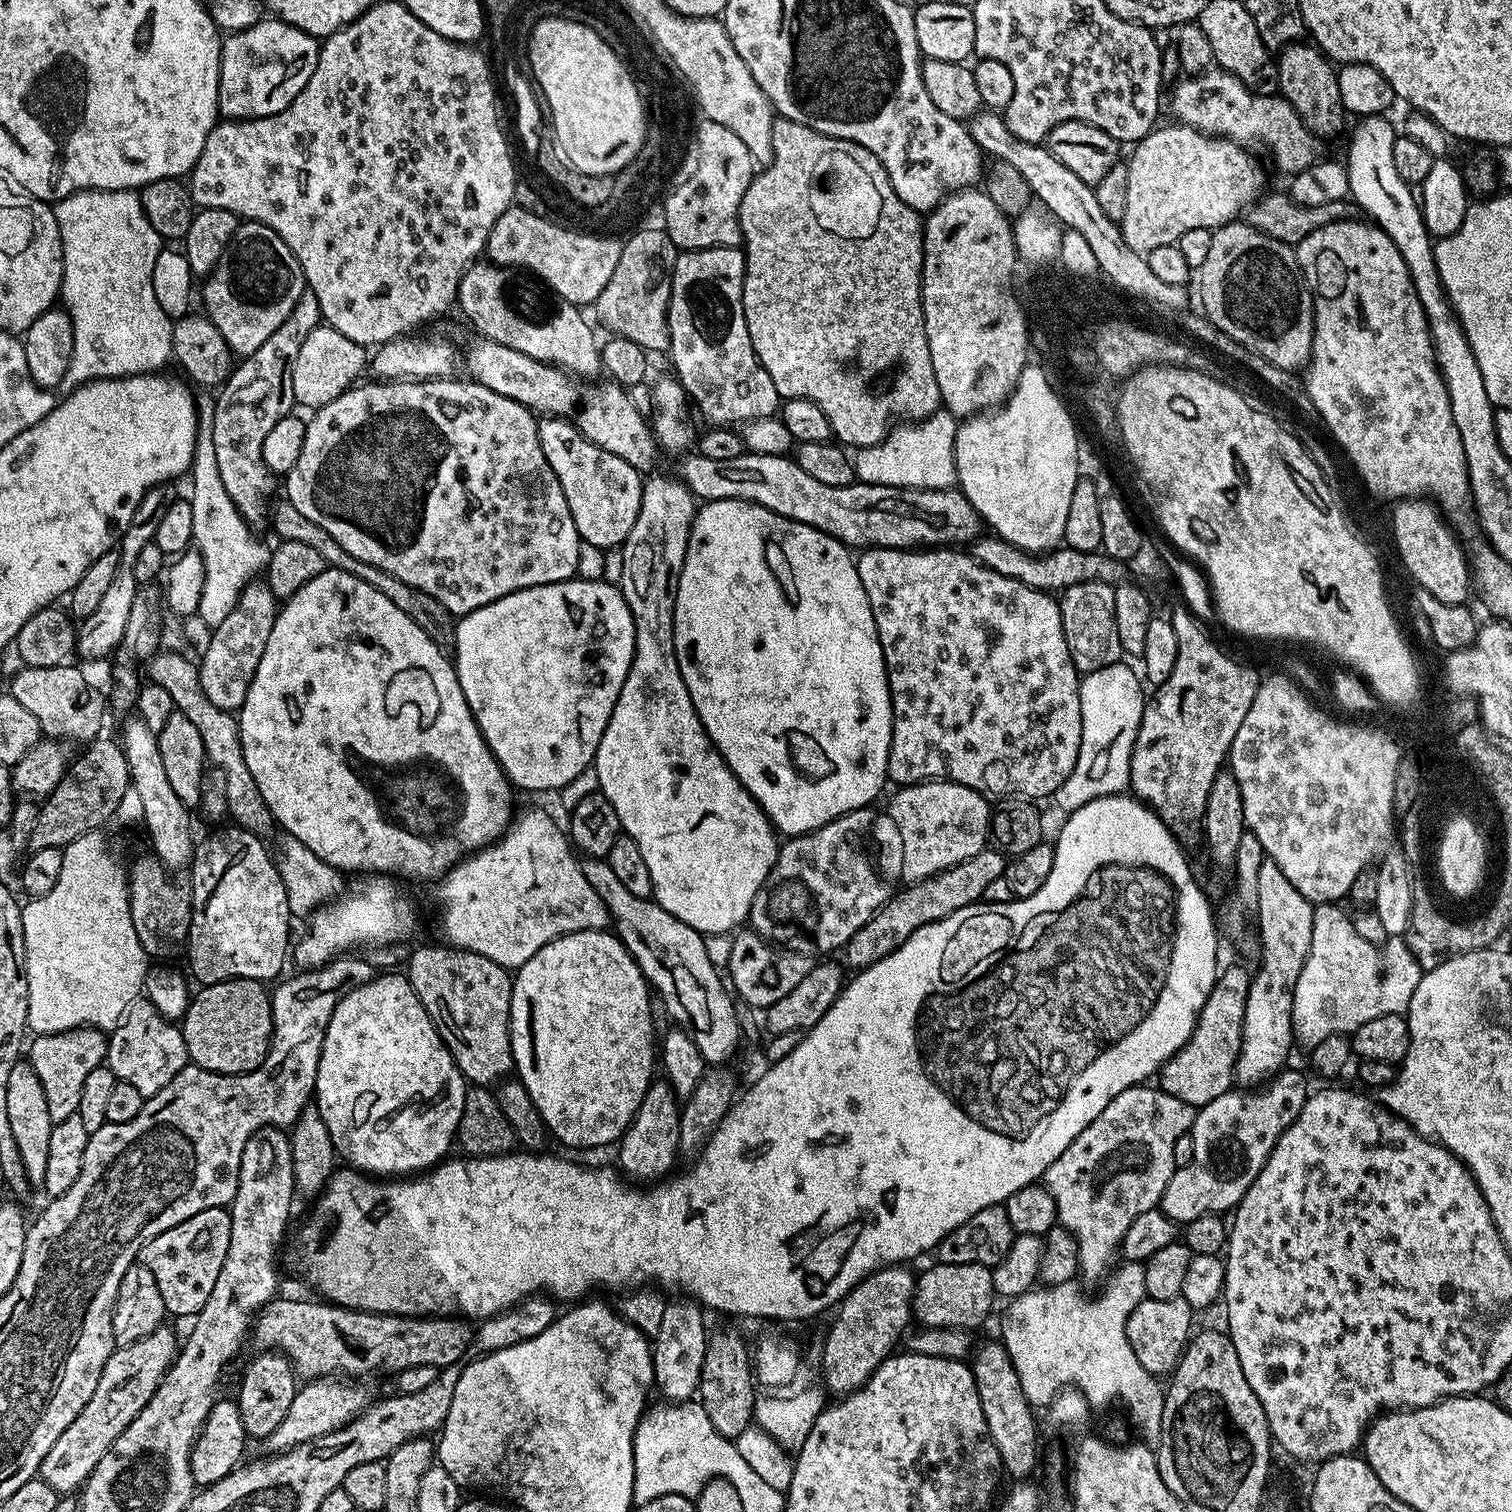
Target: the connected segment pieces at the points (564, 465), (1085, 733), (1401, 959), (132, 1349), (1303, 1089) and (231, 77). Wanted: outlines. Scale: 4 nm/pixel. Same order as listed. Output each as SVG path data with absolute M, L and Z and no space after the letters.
M544 418L539 421L539 426L538 442L542 442L542 454L546 454L546 462L550 462L550 470L554 470L562 486L562 494L566 494L566 506L570 506L570 514L581 541L605 550L620 548L627 541L630 530L634 530L634 522L638 522L644 489L642 473L630 466L630 462L618 458L618 454L610 454L587 440L571 419Z
M1119 662L1104 666L1085 675L1080 681L1080 705L1082 706L1082 746L1078 750L1078 762L1074 762L1074 770L1066 782L1054 794L1054 801L1064 814L1086 806L1086 802L1097 800L1103 796L1119 796L1130 788L1130 758L1132 747L1136 741L1136 731L1146 707L1144 692L1140 689L1141 677L1131 668L1128 662Z
M1317 903L1313 907L1314 934L1310 938L1310 954L1306 954L1306 962L1302 966L1302 974L1298 974L1298 982L1292 995L1292 1031L1295 1039L1311 1050L1322 1038L1351 1034L1370 1022L1373 1018L1382 1018L1382 1014L1404 1014L1410 1006L1410 998L1414 998L1414 990L1418 986L1422 969L1419 962L1410 954L1403 939L1389 939L1382 950L1366 942L1358 930L1354 930L1352 916L1344 913L1336 904Z
M161 1326L153 1330L146 1338L133 1344L117 1347L110 1354L106 1366L102 1366L102 1378L98 1378L98 1386L94 1394L90 1394L90 1402L62 1430L58 1442L50 1446L50 1454L42 1462L38 1473L39 1479L45 1480L54 1490L61 1494L72 1494L83 1489L88 1476L98 1466L98 1462L114 1446L114 1442L138 1418L138 1414L150 1402L156 1392L160 1379L172 1367L176 1359L178 1339L168 1326Z
M1288 1071L1277 1072L1259 1090L1230 1090L1214 1102L1199 1105L1191 1131L1193 1157L1188 1166L1177 1168L1158 1205L1177 1226L1208 1213L1231 1213L1242 1202L1254 1178L1262 1174L1278 1138L1308 1101L1310 1088L1304 1085L1303 1074Z
M261 18L241 32L225 35L220 46L219 115L225 120L257 120L286 110L310 82L320 46L317 37L275 18Z

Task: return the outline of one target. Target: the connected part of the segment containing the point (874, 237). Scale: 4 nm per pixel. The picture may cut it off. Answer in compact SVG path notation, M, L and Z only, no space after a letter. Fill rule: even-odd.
M776 118L772 121L772 162L761 167L755 173L746 190L742 194L742 206L740 207L740 234L742 237L742 251L744 253L744 289L742 290L742 310L746 318L746 330L750 330L750 342L754 346L754 354L758 362L770 374L770 382L774 382L774 390L784 400L794 398L806 398L830 418L832 435L841 445L852 450L869 448L880 444L888 436L890 426L897 422L915 422L925 420L932 416L941 407L938 382L934 378L934 362L930 362L930 342L926 342L926 326L924 325L924 307L920 301L920 275L924 269L924 220L921 213L916 212L906 202L902 202L894 194L894 190L888 186L888 176L885 174L882 162L870 150L856 148L856 164L859 170L870 182L874 182L874 188L878 190L879 201L882 201L880 215L874 220L874 227L868 235L860 240L847 240L842 242L838 238L836 246L830 246L830 230L818 226L818 218L814 218L814 206L810 206L810 194L812 193L812 179L814 170L822 158L833 147L832 137L806 126L802 122Z

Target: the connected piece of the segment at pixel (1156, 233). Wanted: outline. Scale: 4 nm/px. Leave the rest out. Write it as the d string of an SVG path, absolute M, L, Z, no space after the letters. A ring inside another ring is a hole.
M1171 122L1163 128L1157 126L1135 141L1132 157L1126 160L1129 182L1126 187L1125 213L1119 220L1120 234L1126 246L1146 254L1154 246L1166 246L1180 241L1186 230L1217 229L1231 224L1249 204L1259 200L1264 188L1264 168L1253 153L1241 144L1225 140L1223 136L1207 136L1197 128Z

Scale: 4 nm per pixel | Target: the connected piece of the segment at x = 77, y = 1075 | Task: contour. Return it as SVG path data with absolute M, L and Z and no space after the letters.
M71 1028L65 1032L37 1035L35 1039L33 1044L31 1041L27 1045L26 1060L32 1065L34 1074L38 1074L38 1082L42 1082L50 1118L53 1124L57 1124L62 1118L76 1115L86 1077L107 1061L108 1036L99 1028Z

